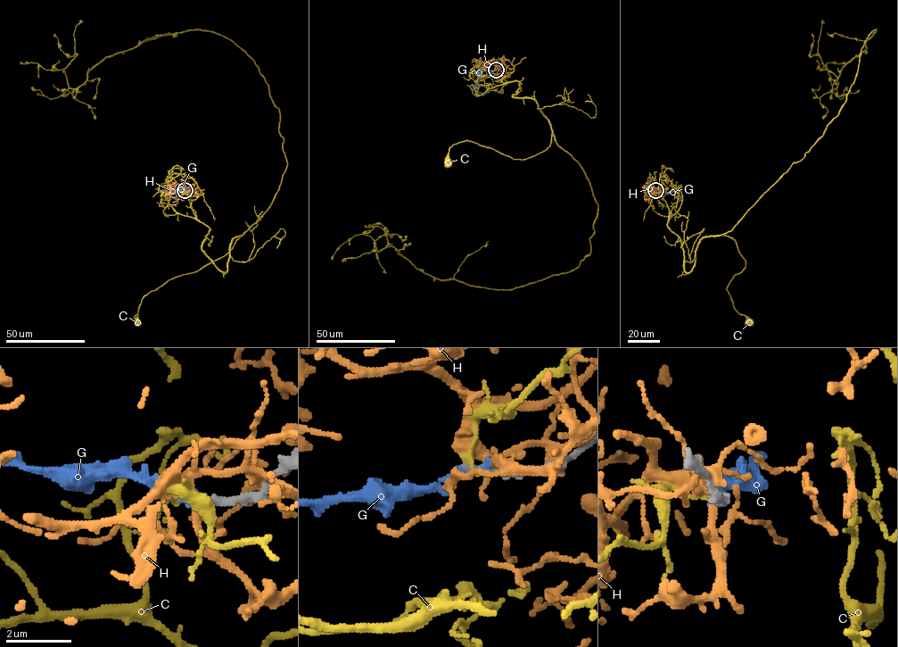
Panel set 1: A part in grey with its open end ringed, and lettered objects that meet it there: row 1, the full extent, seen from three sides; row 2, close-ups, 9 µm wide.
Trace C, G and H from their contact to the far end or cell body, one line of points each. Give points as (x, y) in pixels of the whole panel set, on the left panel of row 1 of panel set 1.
C: (185, 191), (203, 193), (191, 208), (224, 272), (241, 236), (150, 291), (138, 323)
G: (185, 190), (170, 188), (167, 194), (163, 191), (166, 190), (178, 200)
H: (185, 190), (193, 187), (196, 189), (192, 191), (194, 193), (187, 188)

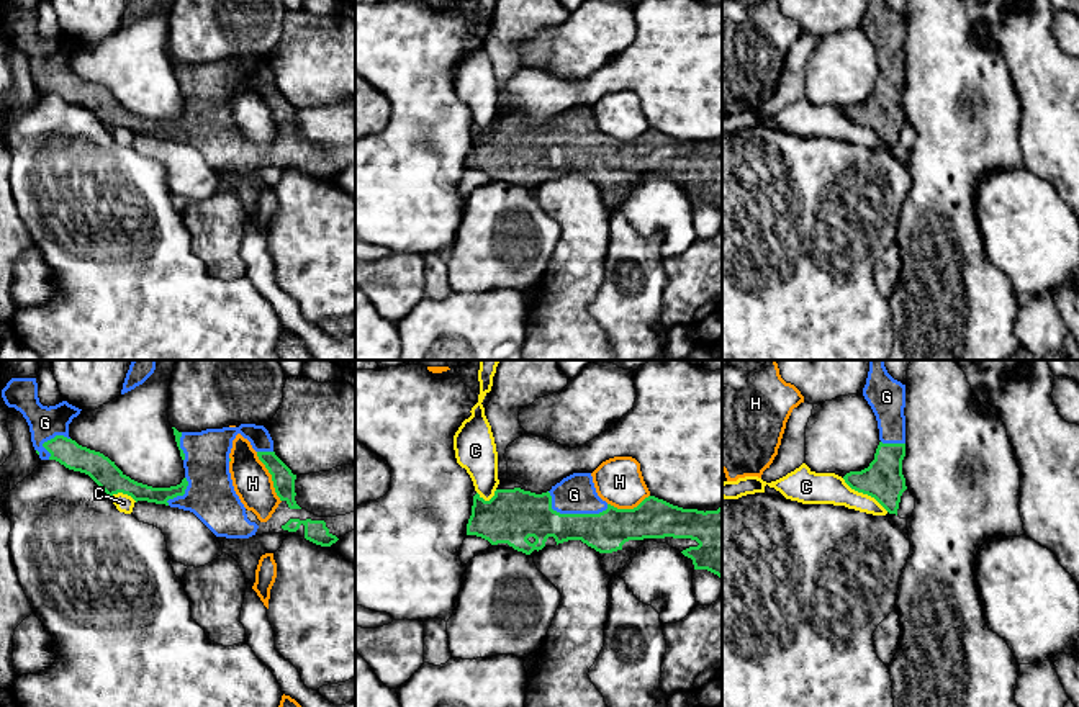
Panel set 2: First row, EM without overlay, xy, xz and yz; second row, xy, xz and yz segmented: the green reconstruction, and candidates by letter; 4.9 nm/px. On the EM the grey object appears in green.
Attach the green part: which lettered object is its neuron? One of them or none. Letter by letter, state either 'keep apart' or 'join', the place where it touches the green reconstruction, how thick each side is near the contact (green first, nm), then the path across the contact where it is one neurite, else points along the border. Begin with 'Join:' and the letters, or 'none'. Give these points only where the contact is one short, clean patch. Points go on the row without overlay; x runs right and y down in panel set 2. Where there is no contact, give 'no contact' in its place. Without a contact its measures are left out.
Join: G
C: keep apart | yz (865, 126) | 200/160 nm
G: join | xz (573, 148) | 240/190 nm
H: keep apart | xy (272, 110) | 110/190 nm

